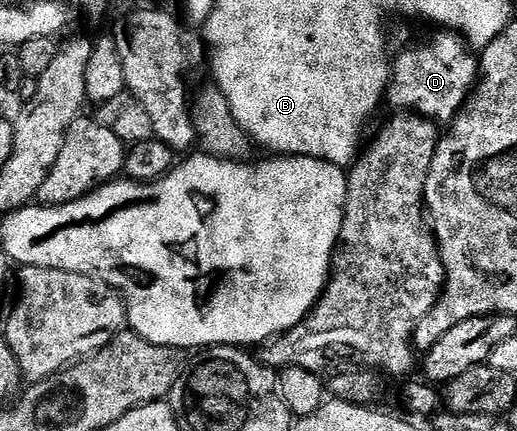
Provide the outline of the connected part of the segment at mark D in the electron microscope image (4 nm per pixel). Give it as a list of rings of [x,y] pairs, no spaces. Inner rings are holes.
[[[439,32],[436,38],[419,42],[394,55],[385,102],[388,107],[396,106],[396,111],[418,114],[436,123],[447,124],[468,105],[479,75],[479,59],[466,41],[454,32]]]

